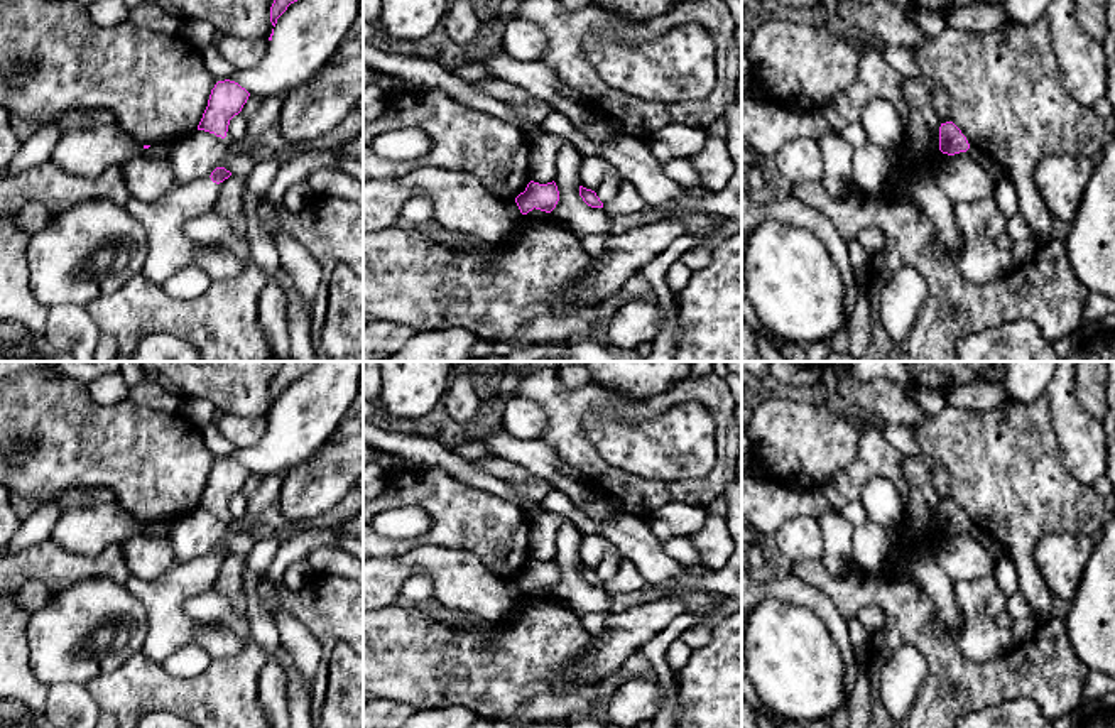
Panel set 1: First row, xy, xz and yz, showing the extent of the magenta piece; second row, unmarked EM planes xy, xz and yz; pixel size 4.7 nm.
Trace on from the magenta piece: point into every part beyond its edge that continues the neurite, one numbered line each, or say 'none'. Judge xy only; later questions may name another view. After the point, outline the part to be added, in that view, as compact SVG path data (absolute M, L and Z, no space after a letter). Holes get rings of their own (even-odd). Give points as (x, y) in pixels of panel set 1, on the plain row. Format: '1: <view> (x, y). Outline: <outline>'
none

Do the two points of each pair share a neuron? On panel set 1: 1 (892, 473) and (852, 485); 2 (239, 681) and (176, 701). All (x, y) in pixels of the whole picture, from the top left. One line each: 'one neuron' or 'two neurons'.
1: one neuron
2: one neuron

